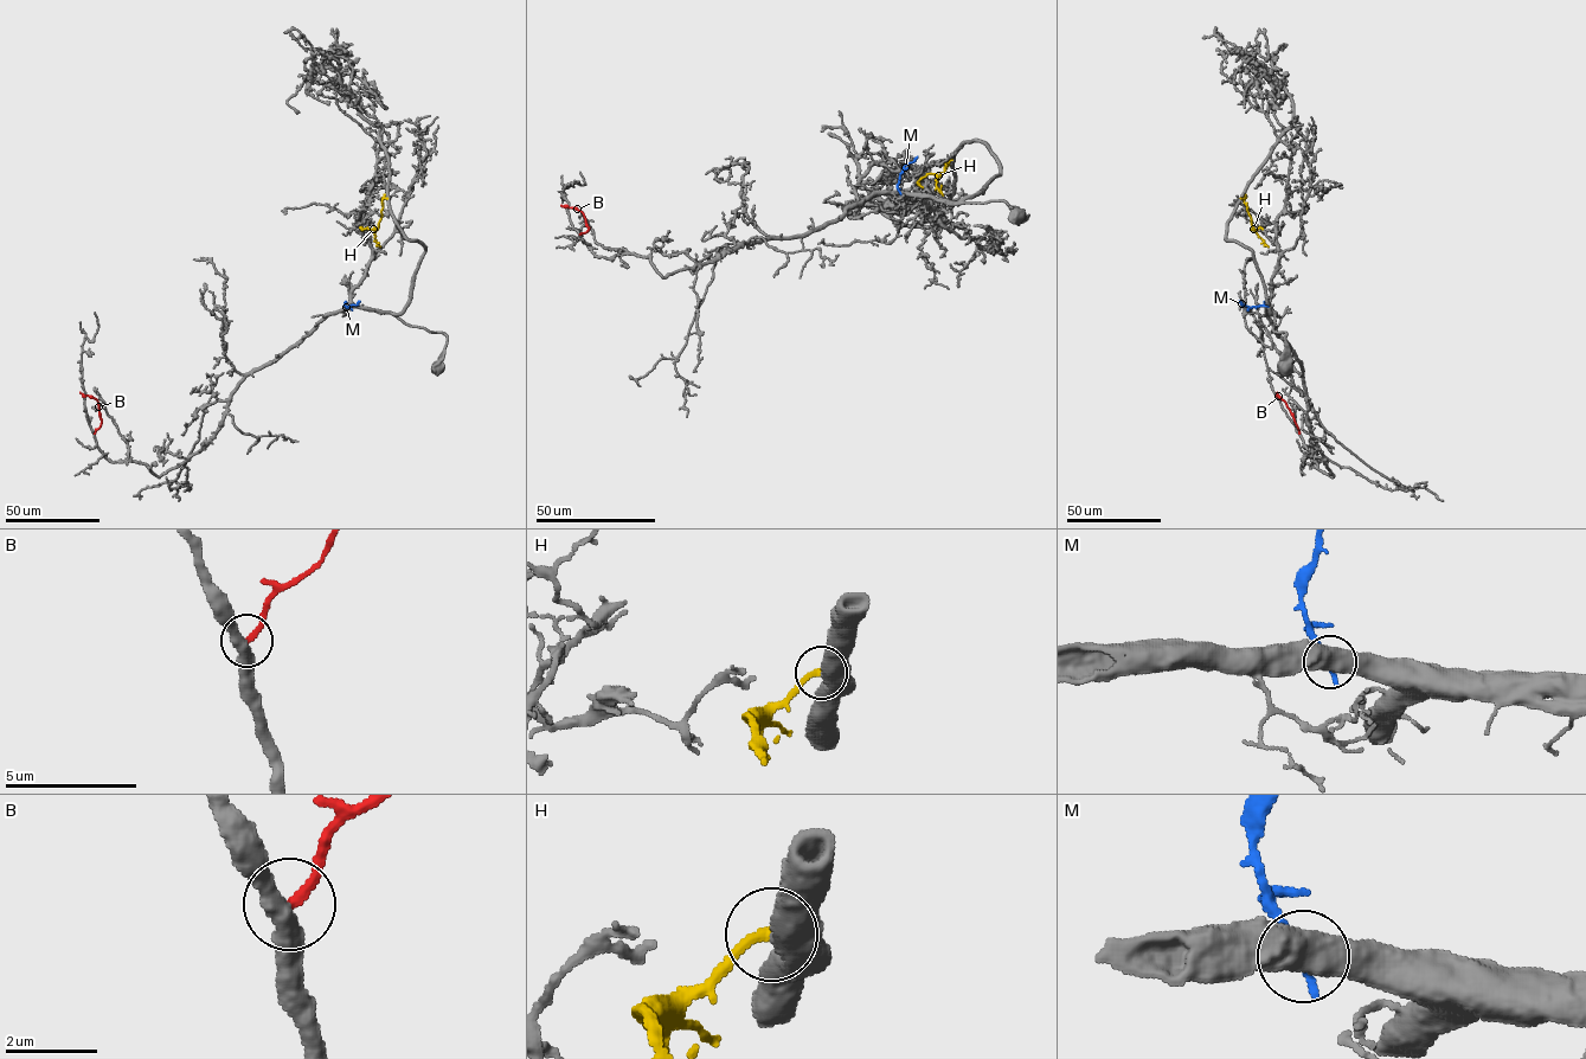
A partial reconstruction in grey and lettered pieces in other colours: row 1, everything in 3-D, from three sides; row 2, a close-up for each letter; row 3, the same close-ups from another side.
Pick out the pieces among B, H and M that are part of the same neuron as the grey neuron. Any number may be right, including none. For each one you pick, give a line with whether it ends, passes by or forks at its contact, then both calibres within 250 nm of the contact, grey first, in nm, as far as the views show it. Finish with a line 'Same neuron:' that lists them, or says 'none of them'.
Same neuron: none of them

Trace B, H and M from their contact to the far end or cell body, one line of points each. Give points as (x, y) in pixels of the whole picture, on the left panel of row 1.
B: (94, 432), (101, 423), (98, 402), (79, 392)
H: (386, 198), (383, 199), (377, 229), (364, 229)
M: (346, 306), (360, 301)

